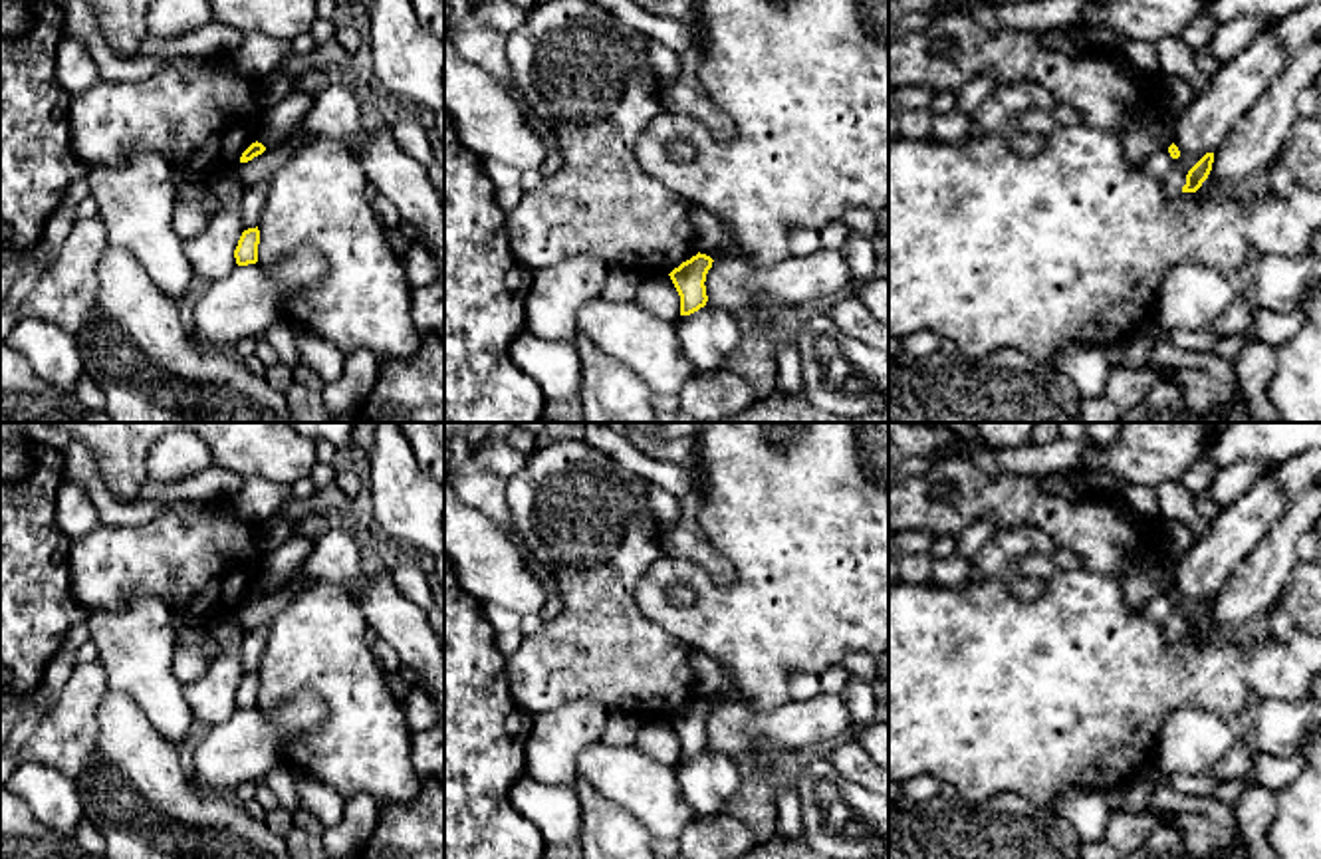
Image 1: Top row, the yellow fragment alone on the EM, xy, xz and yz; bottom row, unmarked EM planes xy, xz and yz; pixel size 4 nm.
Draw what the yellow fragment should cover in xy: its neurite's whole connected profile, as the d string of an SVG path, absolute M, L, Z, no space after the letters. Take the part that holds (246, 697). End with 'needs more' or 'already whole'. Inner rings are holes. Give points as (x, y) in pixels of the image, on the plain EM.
M258 671L244 675L234 694L236 708L238 710L256 708L258 706L258 688L260 688Z; already whole

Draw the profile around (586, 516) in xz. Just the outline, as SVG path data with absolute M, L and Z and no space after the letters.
M559 440L528 454L528 464L506 480L510 518L528 552L555 577L561 611L506 659L512 698L532 716L569 702L597 702L647 718L670 718L698 698L692 667L694 647L653 623L639 607L635 591L643 573L662 555L659 522L647 500L649 480L581 440Z

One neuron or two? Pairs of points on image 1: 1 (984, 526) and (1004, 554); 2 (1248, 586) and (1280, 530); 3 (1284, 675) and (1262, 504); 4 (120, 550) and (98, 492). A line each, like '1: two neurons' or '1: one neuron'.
1: two neurons
2: one neuron
3: two neurons
4: two neurons

